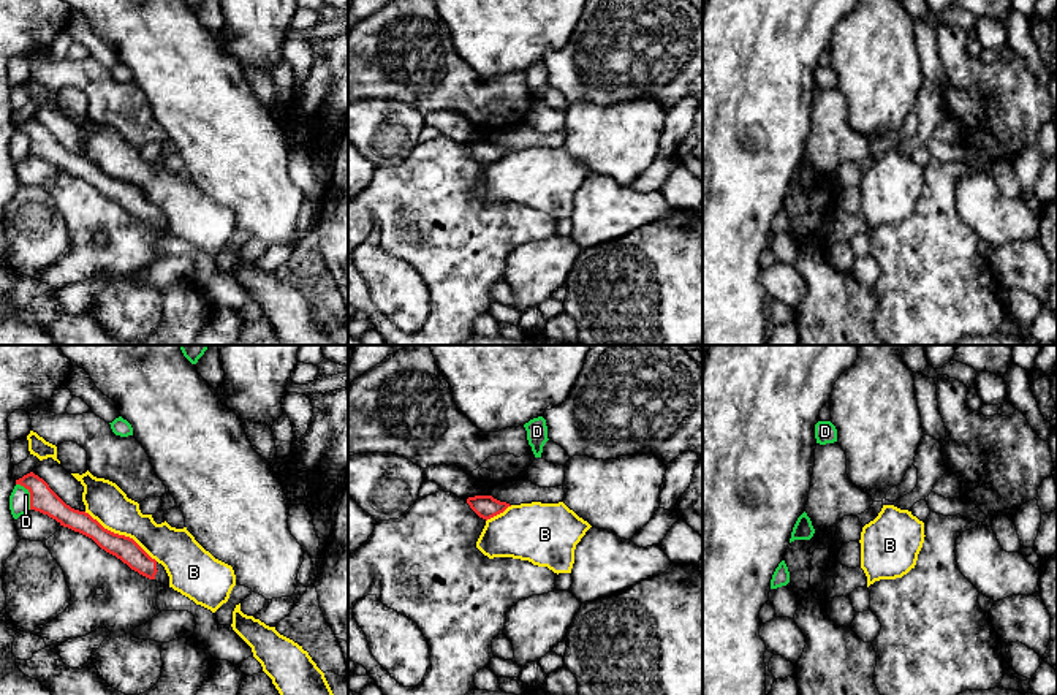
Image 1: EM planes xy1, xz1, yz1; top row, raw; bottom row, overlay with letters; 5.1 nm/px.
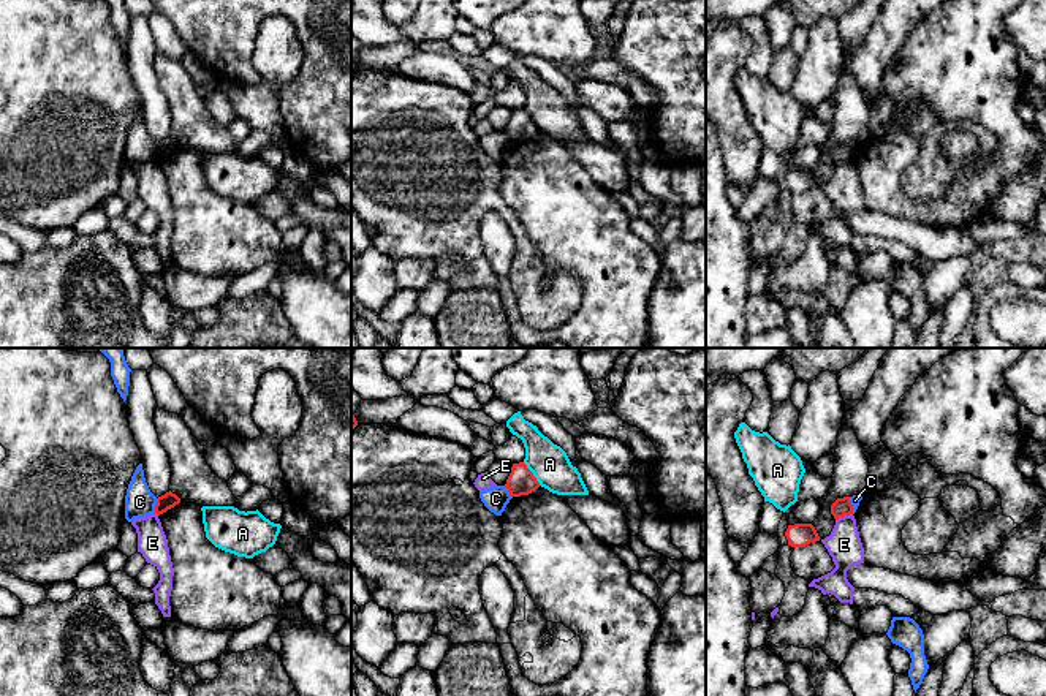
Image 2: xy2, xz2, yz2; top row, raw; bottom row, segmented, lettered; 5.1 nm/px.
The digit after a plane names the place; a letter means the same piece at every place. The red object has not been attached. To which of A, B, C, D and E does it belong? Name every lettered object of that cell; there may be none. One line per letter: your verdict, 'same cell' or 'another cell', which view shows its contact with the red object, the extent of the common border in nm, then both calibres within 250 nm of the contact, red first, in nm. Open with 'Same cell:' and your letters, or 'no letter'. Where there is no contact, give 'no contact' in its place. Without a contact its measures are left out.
Same cell: no letter
A: another cell; contact in xz2; length 150 nm; calibres 140 and 200 nm
B: another cell; contact in xy1; length 460 nm; calibres 120 and 200 nm
C: another cell; contact in xy2; length 80 nm; calibres 80 and 160 nm
D: another cell; contact in xy1; length 150 nm; calibres 140 and 110 nm
E: another cell; contact in yz2; length 100 nm; calibres 100 and 180 nm

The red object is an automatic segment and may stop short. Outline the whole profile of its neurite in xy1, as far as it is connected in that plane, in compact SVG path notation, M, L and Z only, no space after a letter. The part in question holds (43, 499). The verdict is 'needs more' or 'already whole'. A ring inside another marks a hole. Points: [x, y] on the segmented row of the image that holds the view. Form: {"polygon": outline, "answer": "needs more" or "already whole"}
{"polygon": "M33 472L16 480L16 484L30 492L30 510L47 515L60 526L92 538L101 549L116 556L139 575L169 586L165 567L152 559L133 538L114 534L89 513L71 508Z", "answer": "needs more"}

